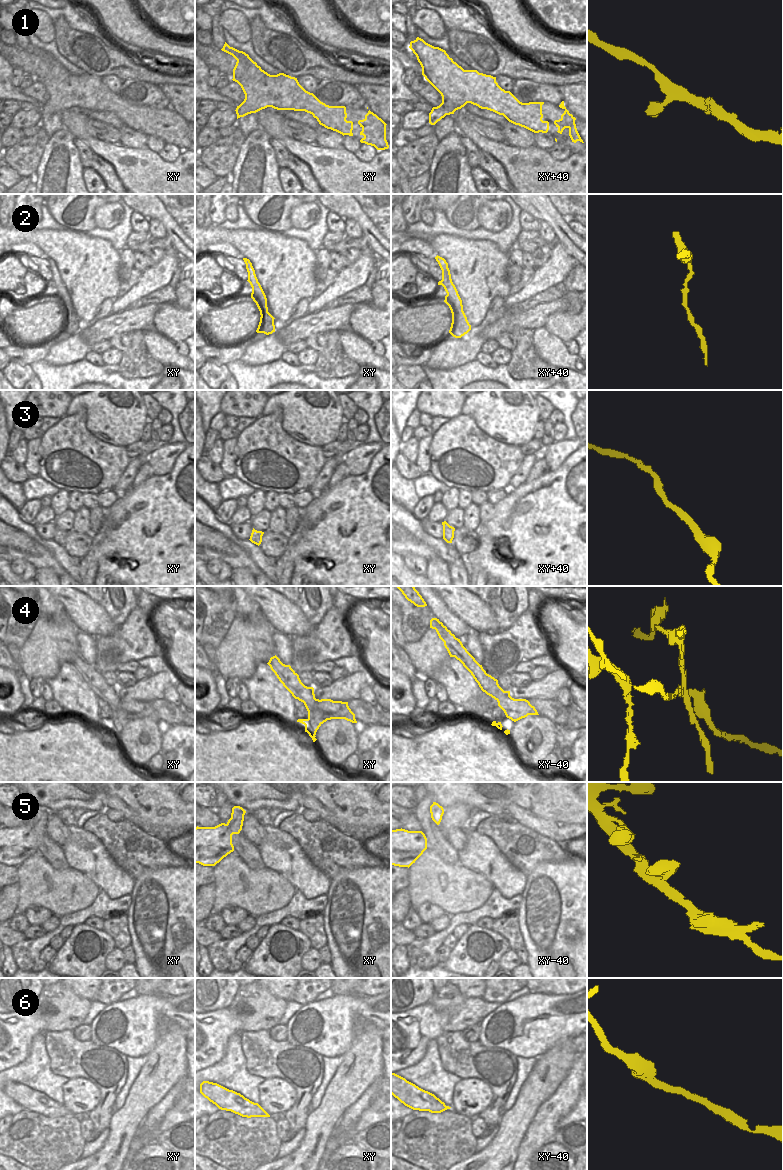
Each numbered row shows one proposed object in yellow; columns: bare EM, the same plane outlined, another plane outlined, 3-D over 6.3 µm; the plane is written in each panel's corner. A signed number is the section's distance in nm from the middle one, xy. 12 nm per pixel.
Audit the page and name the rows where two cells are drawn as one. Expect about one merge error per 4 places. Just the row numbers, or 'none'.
4.

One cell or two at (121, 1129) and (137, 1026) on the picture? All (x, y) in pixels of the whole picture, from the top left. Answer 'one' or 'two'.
two

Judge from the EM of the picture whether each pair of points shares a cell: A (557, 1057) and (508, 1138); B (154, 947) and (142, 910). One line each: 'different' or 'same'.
A: same
B: same

